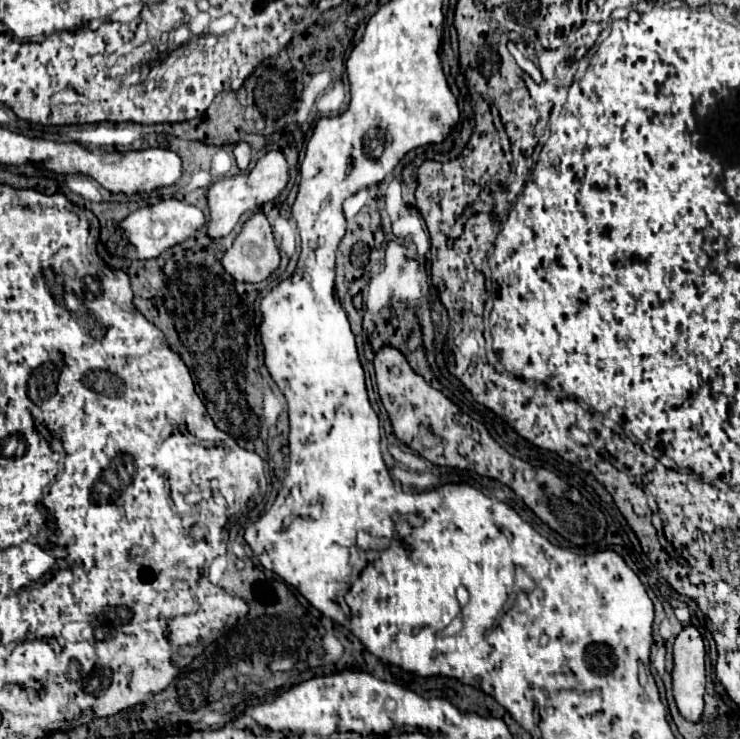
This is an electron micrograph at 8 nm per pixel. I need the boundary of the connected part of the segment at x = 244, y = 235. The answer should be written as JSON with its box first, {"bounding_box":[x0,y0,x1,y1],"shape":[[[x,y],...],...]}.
{"bounding_box":[223,213,279,283],"shape":[[[255,213],[251,219],[245,221],[241,233],[235,237],[229,251],[223,255],[223,267],[229,271],[237,281],[259,283],[265,281],[277,267],[279,267],[279,249],[273,241],[273,231],[263,213]]]}

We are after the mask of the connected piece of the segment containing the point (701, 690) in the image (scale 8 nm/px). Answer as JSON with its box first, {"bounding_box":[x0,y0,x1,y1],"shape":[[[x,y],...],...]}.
{"bounding_box":[673,627,705,723],"shape":[[[685,627],[673,645],[673,697],[679,713],[697,723],[703,715],[705,695],[705,645],[699,631]]]}

